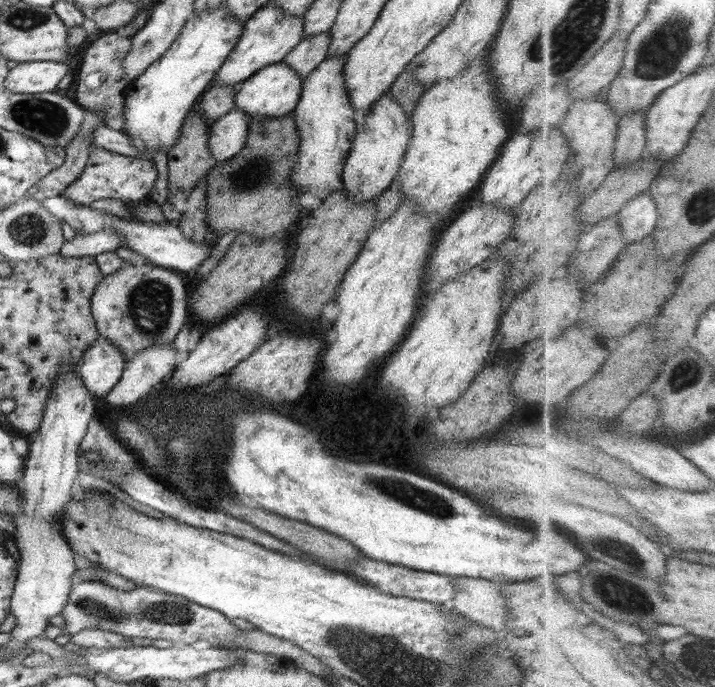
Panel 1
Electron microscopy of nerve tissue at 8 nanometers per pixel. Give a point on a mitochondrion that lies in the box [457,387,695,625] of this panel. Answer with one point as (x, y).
(622, 593)

